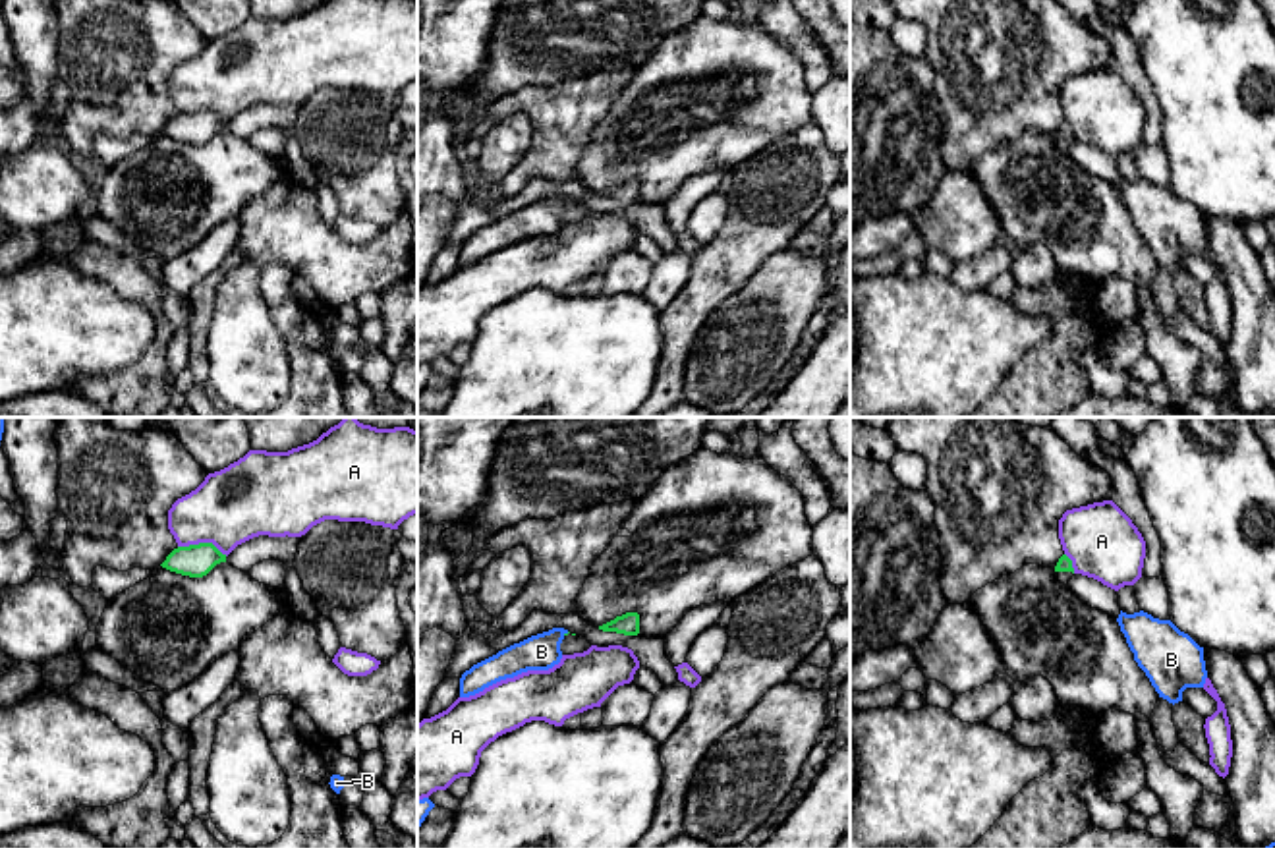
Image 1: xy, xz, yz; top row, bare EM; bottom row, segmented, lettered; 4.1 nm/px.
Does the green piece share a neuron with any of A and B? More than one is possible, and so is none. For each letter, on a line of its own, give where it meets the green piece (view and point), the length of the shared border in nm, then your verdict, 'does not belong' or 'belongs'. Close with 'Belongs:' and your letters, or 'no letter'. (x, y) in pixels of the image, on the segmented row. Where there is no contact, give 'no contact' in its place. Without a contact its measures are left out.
A: xy (203, 543) | 220 nm | does not belong
B: xz (565, 634) | 30 nm | belongs
Belongs: B

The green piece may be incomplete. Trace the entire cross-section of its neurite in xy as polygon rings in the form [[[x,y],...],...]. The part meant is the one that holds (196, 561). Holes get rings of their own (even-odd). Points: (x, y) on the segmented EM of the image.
[[[199,543],[174,549],[160,566],[182,576],[203,578],[220,562],[226,562],[226,554],[212,543]]]

